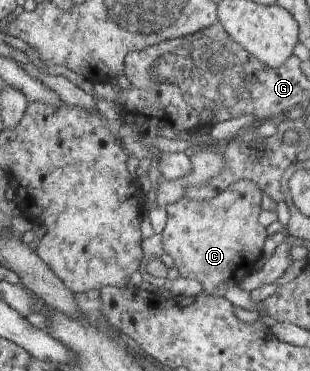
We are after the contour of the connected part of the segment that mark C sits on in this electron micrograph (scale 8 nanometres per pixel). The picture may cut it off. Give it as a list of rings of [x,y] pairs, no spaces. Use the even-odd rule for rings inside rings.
[[[241,178],[217,196],[202,199],[183,197],[167,206],[167,224],[161,235],[166,253],[172,257],[178,272],[184,277],[198,279],[203,285],[203,293],[206,294],[221,295],[242,283],[255,270],[255,260],[259,258],[257,254],[261,254],[263,242],[269,236],[260,219],[264,210],[264,195],[263,189],[255,181]],[[251,208],[257,208],[257,220],[253,220]]]

